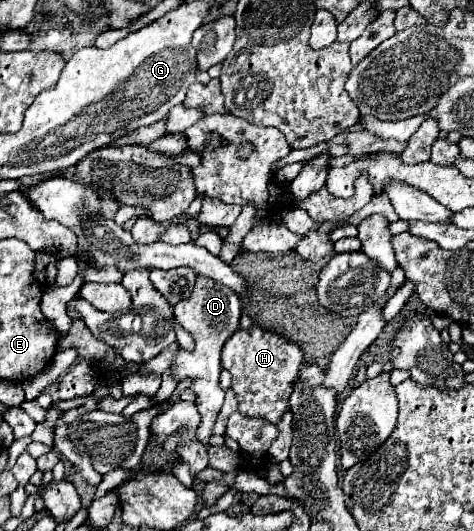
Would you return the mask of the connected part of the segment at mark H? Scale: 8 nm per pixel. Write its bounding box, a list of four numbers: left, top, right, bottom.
[222,325,304,423]

